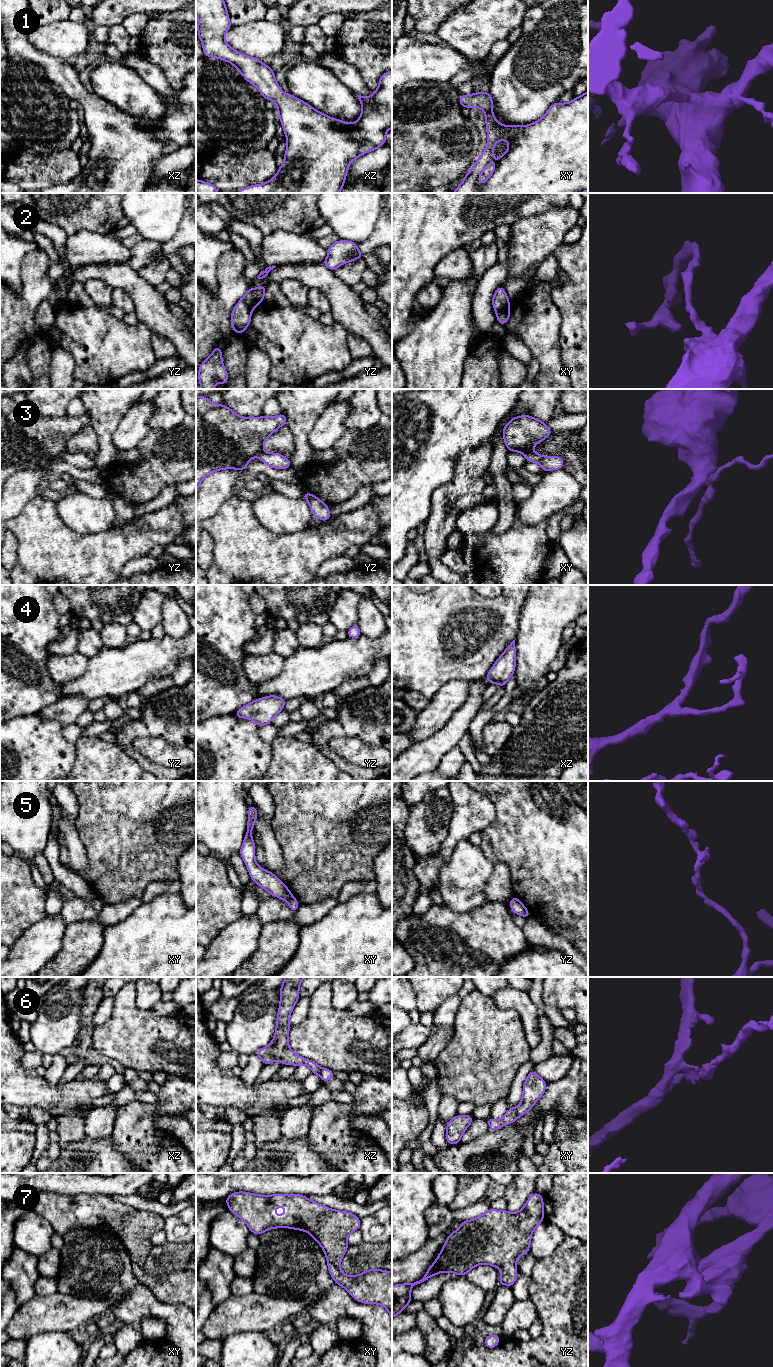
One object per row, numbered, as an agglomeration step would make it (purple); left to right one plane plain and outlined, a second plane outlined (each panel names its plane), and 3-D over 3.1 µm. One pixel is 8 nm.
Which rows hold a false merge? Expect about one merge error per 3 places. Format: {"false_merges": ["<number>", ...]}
{"false_merges": ["2", "3", "5", "6"]}

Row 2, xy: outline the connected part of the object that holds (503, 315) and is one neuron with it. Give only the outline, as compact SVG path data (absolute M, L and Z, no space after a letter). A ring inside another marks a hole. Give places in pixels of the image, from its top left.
M509 300L509 302L510 302L510 300ZM509 302L504 308L502 308L500 311L498 311L496 313L498 323L503 326L505 326L505 324L507 323L507 321L510 318L510 304L509 304Z

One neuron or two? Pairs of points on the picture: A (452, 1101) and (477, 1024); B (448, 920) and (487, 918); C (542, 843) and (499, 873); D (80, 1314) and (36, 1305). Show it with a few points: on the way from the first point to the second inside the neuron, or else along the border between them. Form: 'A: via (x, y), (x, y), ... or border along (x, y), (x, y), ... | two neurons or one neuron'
A: border along (442, 1095), (452, 1094), (459, 1102) | two neurons
B: via (458, 920), (477, 920) | one neuron
C: border along (494, 862), (504, 862), (509, 867), (512, 889) | two neurons
D: via (69, 1312), (47, 1312) | one neuron

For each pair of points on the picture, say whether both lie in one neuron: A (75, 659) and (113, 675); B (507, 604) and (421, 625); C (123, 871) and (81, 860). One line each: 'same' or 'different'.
A: different
B: same
C: different

